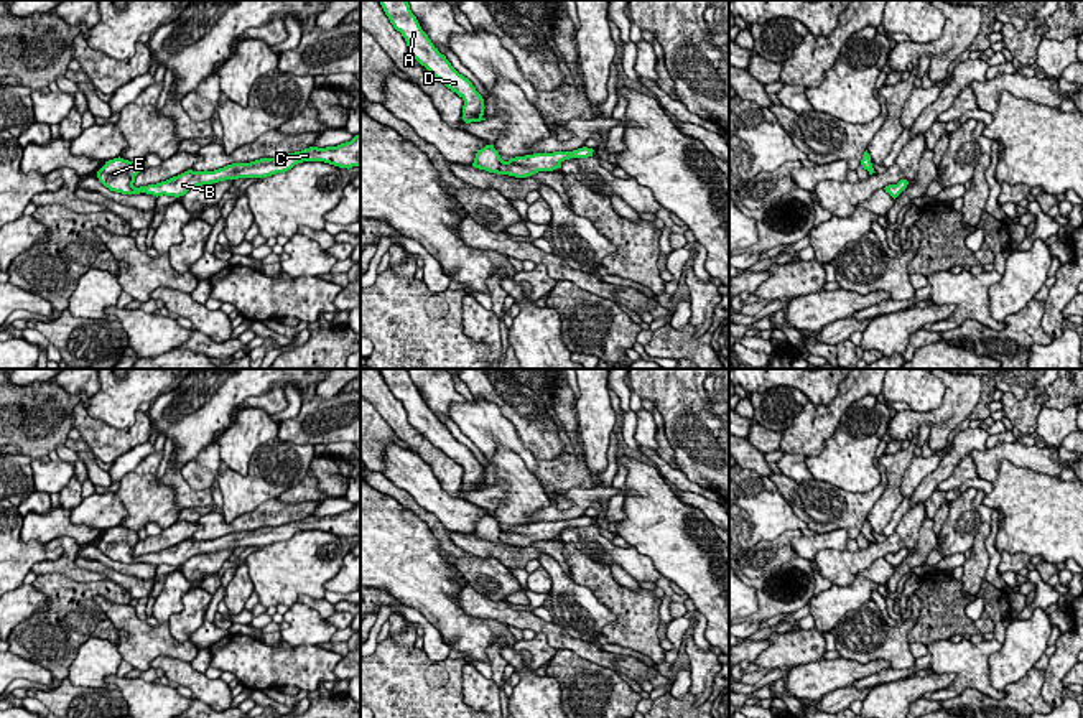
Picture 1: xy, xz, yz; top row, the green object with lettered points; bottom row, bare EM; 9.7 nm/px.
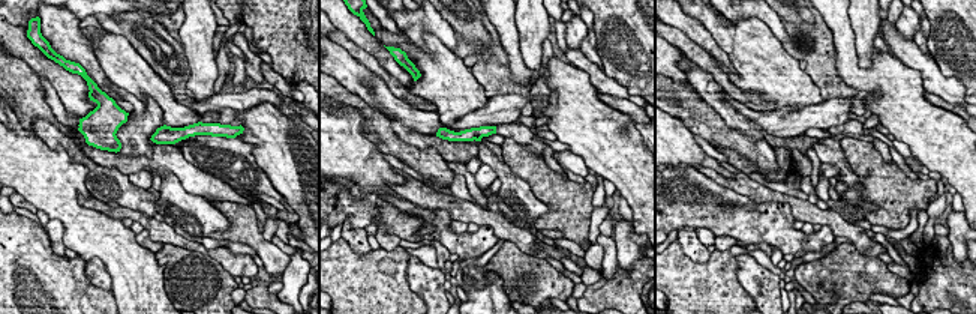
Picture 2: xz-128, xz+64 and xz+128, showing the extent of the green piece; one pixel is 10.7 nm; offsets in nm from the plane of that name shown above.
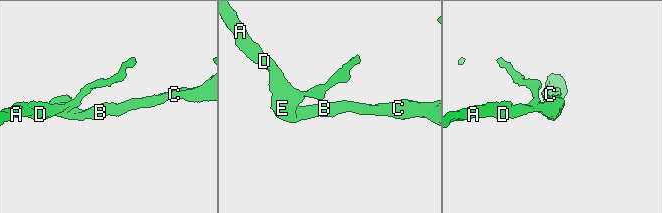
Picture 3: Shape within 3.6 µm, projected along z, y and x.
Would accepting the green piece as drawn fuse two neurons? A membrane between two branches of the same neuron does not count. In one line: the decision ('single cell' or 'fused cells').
single cell

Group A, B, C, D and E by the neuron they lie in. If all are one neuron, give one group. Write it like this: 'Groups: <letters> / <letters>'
Groups: A B C D E

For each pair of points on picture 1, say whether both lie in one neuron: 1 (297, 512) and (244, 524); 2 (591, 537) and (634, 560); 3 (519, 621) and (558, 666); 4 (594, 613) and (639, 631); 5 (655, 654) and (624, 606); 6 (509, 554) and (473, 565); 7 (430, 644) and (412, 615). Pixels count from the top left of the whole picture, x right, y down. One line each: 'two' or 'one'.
1: one
2: one
3: two
4: two
5: one
6: two
7: one

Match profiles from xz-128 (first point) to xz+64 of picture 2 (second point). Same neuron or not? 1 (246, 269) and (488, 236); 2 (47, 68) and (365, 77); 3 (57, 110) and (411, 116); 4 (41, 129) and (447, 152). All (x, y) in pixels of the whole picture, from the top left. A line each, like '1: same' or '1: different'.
1: different
2: different
3: same
4: different

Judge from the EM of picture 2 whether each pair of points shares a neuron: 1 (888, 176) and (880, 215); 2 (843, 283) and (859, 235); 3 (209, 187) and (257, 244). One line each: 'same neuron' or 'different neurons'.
1: same neuron
2: different neurons
3: different neurons

